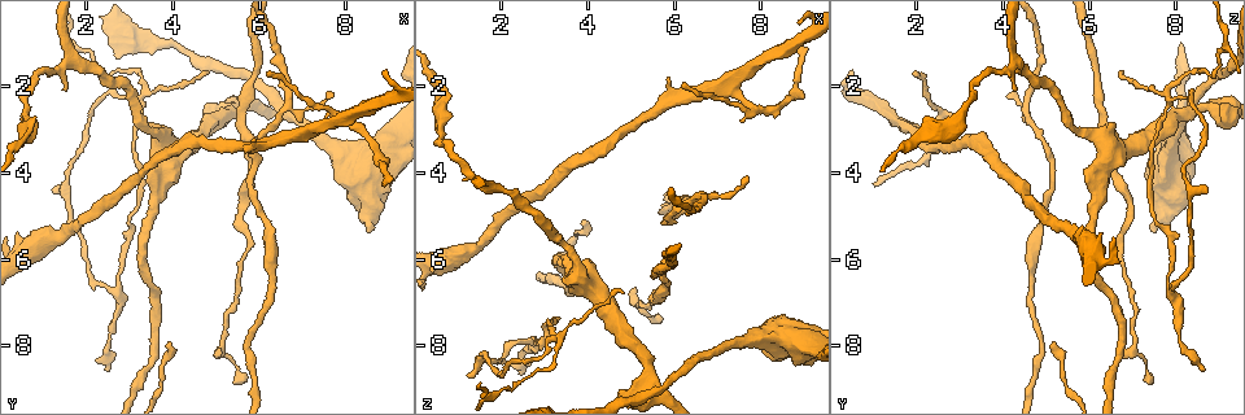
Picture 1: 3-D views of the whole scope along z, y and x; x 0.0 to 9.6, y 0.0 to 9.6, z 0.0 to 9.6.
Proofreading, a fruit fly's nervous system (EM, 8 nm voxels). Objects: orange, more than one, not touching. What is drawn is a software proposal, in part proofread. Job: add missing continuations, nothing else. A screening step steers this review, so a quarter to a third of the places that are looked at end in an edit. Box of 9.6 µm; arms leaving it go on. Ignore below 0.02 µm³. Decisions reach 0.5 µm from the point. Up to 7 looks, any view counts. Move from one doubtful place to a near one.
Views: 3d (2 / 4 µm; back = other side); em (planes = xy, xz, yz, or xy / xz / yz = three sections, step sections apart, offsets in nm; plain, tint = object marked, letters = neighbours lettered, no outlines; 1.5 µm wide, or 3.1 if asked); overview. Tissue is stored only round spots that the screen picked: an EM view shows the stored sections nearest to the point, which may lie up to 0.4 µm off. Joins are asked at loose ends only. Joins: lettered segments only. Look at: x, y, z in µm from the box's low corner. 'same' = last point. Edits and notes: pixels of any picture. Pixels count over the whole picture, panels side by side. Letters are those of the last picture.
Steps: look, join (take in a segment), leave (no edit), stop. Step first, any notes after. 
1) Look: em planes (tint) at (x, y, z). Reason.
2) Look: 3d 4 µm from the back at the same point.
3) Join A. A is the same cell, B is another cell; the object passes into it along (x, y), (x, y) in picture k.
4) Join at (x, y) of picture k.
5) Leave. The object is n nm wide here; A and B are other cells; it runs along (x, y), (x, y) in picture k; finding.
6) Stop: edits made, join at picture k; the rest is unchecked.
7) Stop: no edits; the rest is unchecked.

Look: em planes (plain) at (8.50, 5.40, 7.45). Branch stops here.

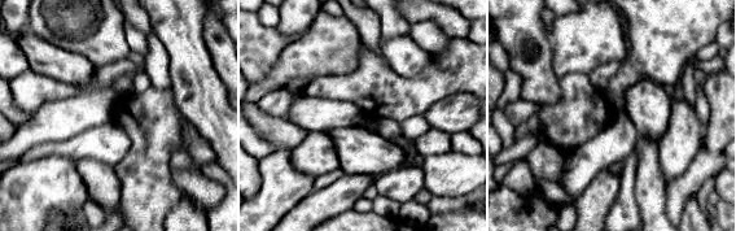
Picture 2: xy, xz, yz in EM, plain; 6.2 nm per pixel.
Look: em planes (letters) at the same point. See the neighbours.

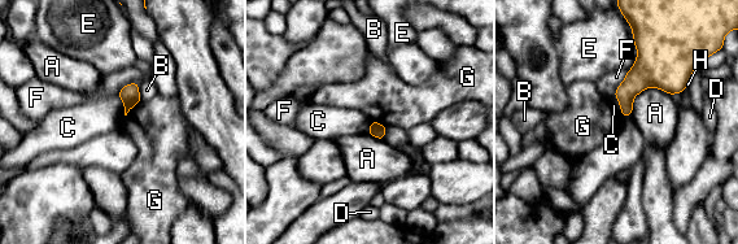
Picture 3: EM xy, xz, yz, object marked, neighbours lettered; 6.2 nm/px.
Leave. A, B, C, D, E, F, G and H are other cells; a border runs along (614, 96), (619, 103), (623, 116) in picture 3; none of them fits.

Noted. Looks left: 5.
Look: 3d 4 µm at (1.20, 4.45, 8.70). Free end.

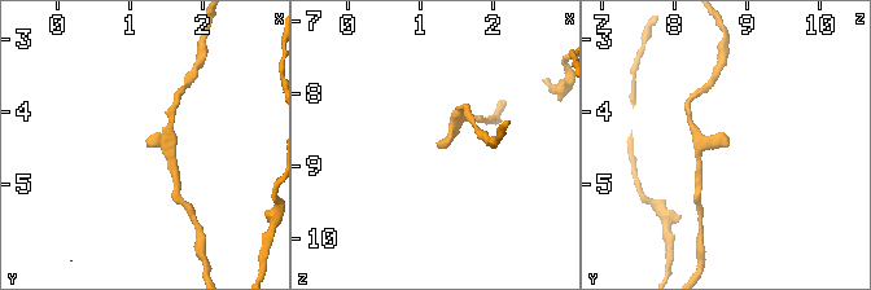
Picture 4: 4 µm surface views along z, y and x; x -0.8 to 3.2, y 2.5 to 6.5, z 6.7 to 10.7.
Look: em xy step 8 (tint) at (1.25, 4.50, 8.70). Need the tissue.

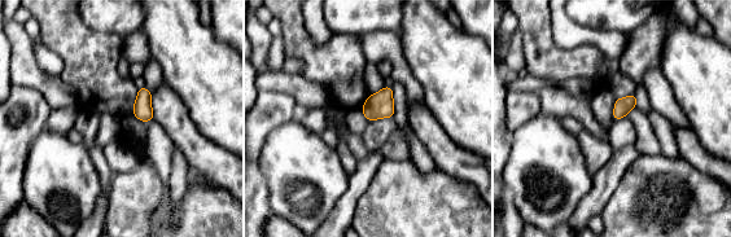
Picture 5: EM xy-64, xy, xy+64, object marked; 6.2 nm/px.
Look: em yz step 8 (letters) at the same point.

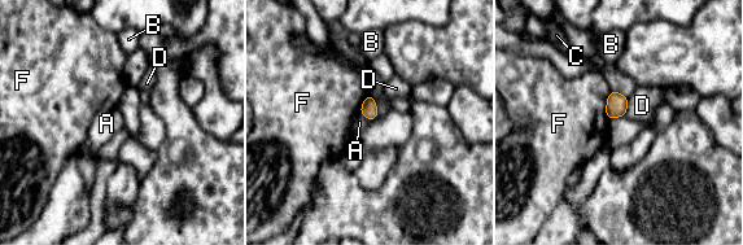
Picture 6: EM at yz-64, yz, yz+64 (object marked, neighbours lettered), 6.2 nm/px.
Join A. A is the same cell, B, C, D and F are other cells; the object passes into it along (368, 109), (365, 116), (359, 122) in picture 6; it goes on there.

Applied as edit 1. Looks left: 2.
Look: overview.

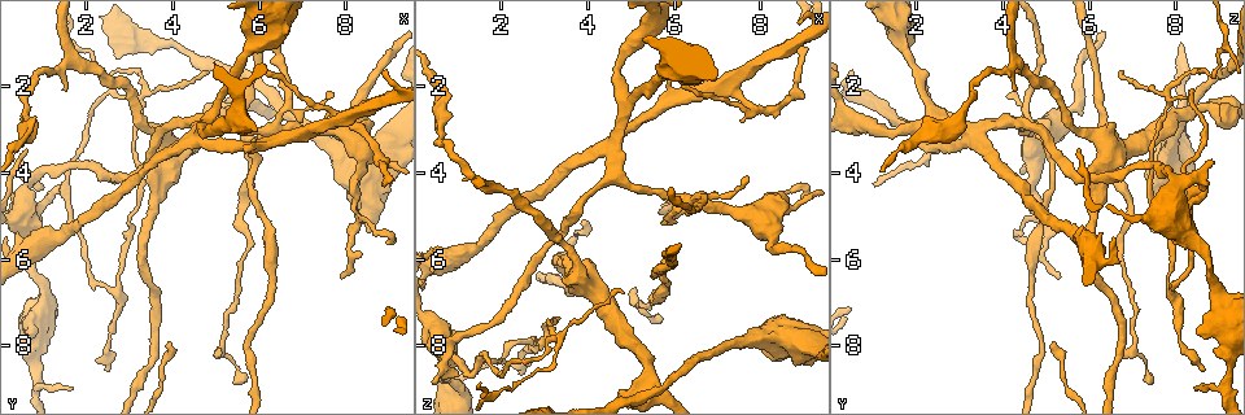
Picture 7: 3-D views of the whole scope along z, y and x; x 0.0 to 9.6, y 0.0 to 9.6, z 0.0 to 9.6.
Look: em yz step 4 (letters) at (5.70, 8.80, 7.45). End of a long branch.

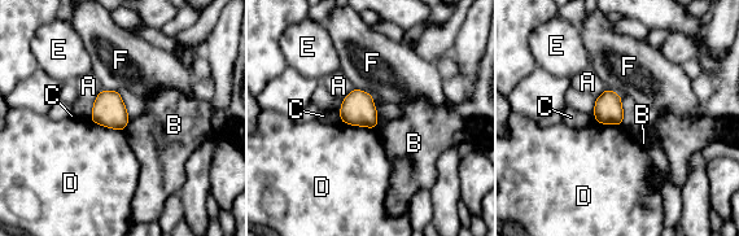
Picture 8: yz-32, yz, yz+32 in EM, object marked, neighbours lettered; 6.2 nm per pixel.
Leave. The longest contact is with D, 220 nm; A, B, C, D, E and F are other cells; none of them fits.

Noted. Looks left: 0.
Stop: edits made, join at picture 6; the rest is unchecked.

